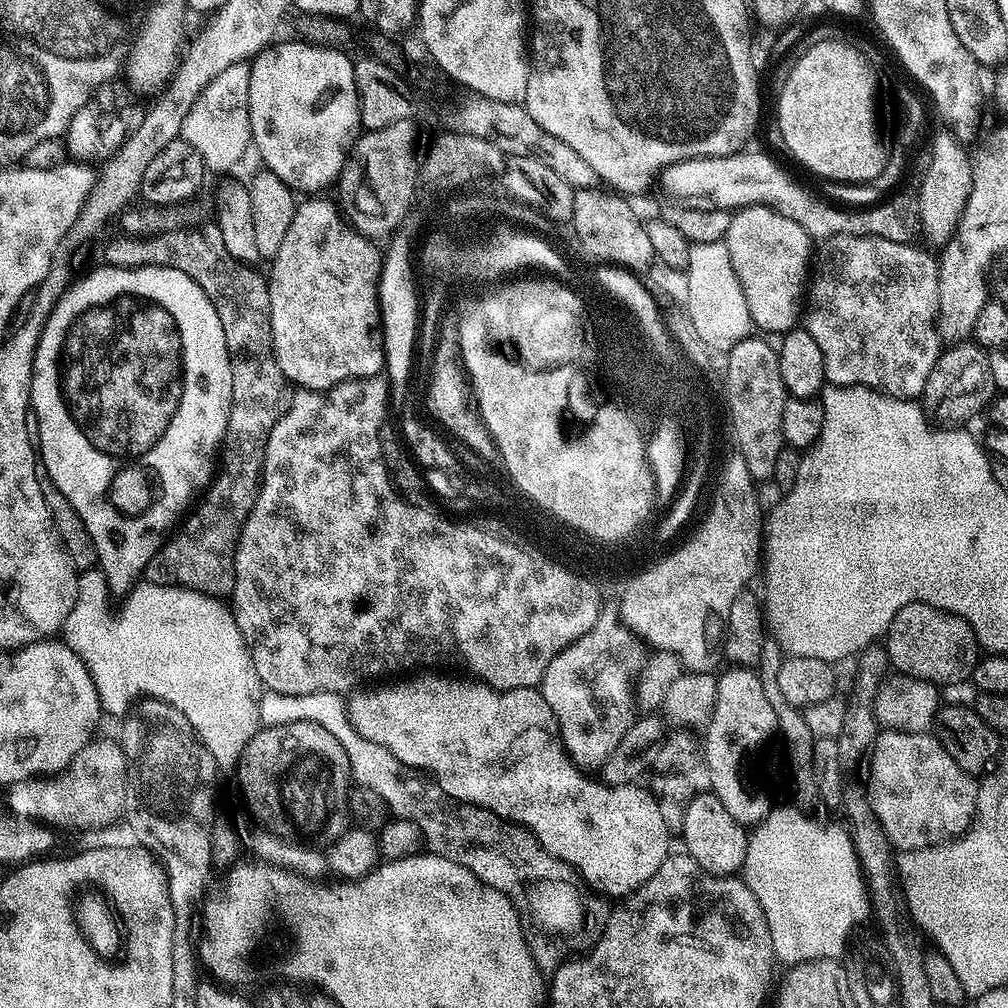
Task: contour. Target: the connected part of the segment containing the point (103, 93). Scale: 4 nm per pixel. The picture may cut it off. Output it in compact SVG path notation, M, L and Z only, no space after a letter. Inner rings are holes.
M109 82L98 86L94 94L70 118L70 126L66 133L66 143L69 157L76 162L107 162L126 142L126 138L138 126L142 126L142 118L146 111L145 105L140 105L137 93L133 92L124 82ZM137 100L137 101L136 101Z

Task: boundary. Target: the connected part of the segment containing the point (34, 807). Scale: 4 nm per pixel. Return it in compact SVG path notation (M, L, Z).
M115 739L89 740L78 754L74 754L72 761L61 772L49 775L47 778L33 778L22 780L19 784L11 785L8 800L12 803L11 811L23 814L53 830L59 828L77 828L84 832L87 828L108 828L116 819L125 815L128 806L128 759L124 750Z

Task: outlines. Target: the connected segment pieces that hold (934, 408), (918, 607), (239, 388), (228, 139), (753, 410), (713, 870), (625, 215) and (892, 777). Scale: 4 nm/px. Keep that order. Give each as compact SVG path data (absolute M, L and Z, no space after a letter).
M975 342L953 343L941 351L934 370L930 370L930 378L926 378L922 407L925 413L936 415L944 423L941 425L964 426L971 416L991 405L997 392L994 374L990 374L990 362L984 351Z
M907 604L894 614L894 622L890 622L886 633L888 663L897 673L913 676L919 680L929 680L931 684L960 684L969 679L978 659L978 645L974 630L960 616L935 608L929 604Z
M208 222L201 228L158 232L147 238L120 234L117 240L105 246L103 263L113 268L155 266L182 270L182 274L194 278L194 282L202 286L206 298L210 298L218 314L218 322L222 322L222 334L226 334L232 375L232 405L222 451L218 456L218 471L212 483L195 505L196 513L194 508L178 530L165 539L154 558L150 558L144 568L143 579L149 584L174 584L177 588L189 588L207 596L224 598L231 593L236 581L236 543L240 541L242 526L246 518L250 518L250 510L254 510L254 502L260 493L270 430L274 430L282 414L290 410L294 388L286 374L282 374L282 366L278 366L278 358L274 354L270 290L265 273L255 272L257 269L253 265L234 259L230 250L226 250L220 228L215 222Z
M247 63L229 66L222 70L216 78L198 94L196 101L190 106L190 114L186 114L186 122L182 122L180 139L190 142L198 154L202 154L205 169L216 172L228 172L247 152L252 144L252 127L250 126L250 67Z
M753 334L748 336L742 342L738 342L738 346L734 346L726 354L726 360L728 360L728 365L725 363L722 368L722 396L725 396L728 399L728 412L732 415L732 432L736 435L736 444L738 447L738 454L746 462L746 470L750 470L753 480L757 482L771 481L772 475L774 474L774 462L778 462L778 454L783 450L786 445L784 442L784 435L782 434L782 406L784 405L785 400L788 399L789 395L786 389L784 389L784 383L782 382L782 370L778 370L778 351L775 347L772 348L767 344L759 335Z
M697 791L693 795L690 806L686 806L686 822L682 839L684 839L685 846L688 847L685 848L687 855L692 856L694 862L698 862L698 866L702 866L702 870L706 870L712 876L736 876L744 866L748 838L749 833L746 831L745 825L736 821L734 814L730 814L730 810L726 810L726 806L722 806L722 802L712 791Z
M600 186L579 189L574 198L570 227L576 231L581 246L590 255L597 256L597 261L643 274L656 260L654 246L650 246L650 238L646 235L645 221L639 220L635 210L624 200L627 199L623 195Z
M881 731L870 749L867 764L868 801L893 849L916 852L920 848L934 848L955 840L972 827L978 802L977 777L950 758L935 735Z

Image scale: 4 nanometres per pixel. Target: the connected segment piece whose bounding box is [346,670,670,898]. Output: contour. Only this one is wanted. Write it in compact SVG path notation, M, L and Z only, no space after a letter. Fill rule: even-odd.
M436 670L425 672L428 672L425 676L412 676L409 680L400 680L397 684L384 684L381 688L370 689L369 692L357 691L351 697L353 700L349 699L346 704L347 723L354 730L358 730L358 734L362 734L362 738L370 738L370 742L378 742L378 746L390 750L394 754L394 758L398 758L398 762L431 774L441 790L450 798L460 801L461 804L473 804L479 808L485 808L493 812L495 816L501 816L503 820L511 820L513 824L527 828L534 839L551 856L566 862L571 868L575 868L580 874L581 881L591 888L593 893L599 894L601 897L623 898L629 896L634 890L638 890L638 886L642 886L648 881L650 874L654 874L654 870L658 870L658 866L662 866L662 862L670 854L670 848L668 848L670 833L666 822L662 822L662 813L658 811L655 796L647 787L640 788L641 786L636 784L623 784L617 788L609 788L599 779L591 780L588 777L591 775L585 774L577 768L568 757L568 751L564 749L554 710L550 710L550 706L541 692L536 688L515 688L509 692L502 692L475 678L459 680L456 676L439 676L436 673L439 671Z

